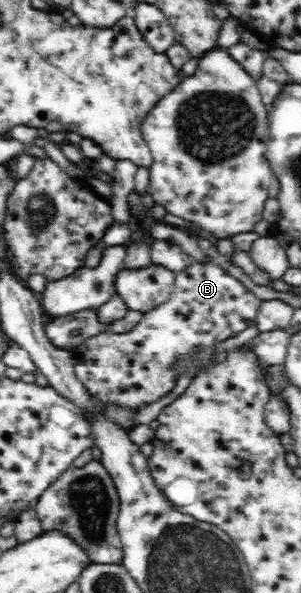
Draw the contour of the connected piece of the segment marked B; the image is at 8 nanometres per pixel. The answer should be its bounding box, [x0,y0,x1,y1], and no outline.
[72,263,260,406]

